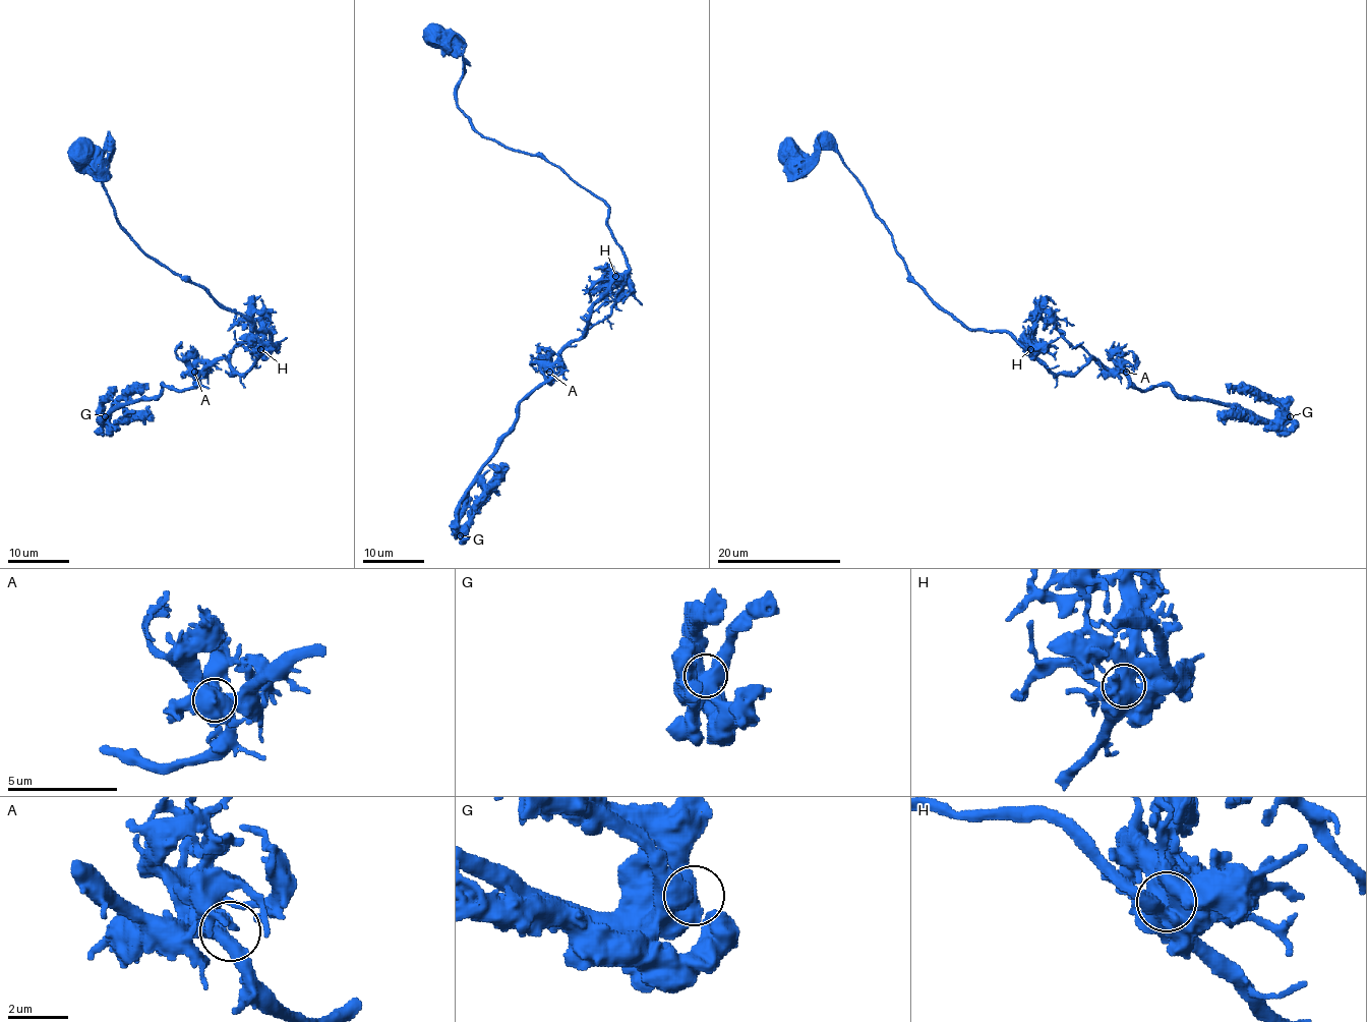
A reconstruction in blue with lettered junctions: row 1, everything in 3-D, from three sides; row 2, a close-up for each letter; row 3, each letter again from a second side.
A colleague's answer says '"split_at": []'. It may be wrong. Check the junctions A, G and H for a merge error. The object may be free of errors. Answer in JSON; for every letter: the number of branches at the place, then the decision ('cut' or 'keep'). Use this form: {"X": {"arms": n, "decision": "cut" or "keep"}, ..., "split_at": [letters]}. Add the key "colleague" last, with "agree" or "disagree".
{"A": {"arms": 2, "decision": "keep"}, "G": {"arms": 3, "decision": "keep"}, "H": {"arms": 5, "decision": "keep"}, "split_at": [], "colleague": "agree"}

